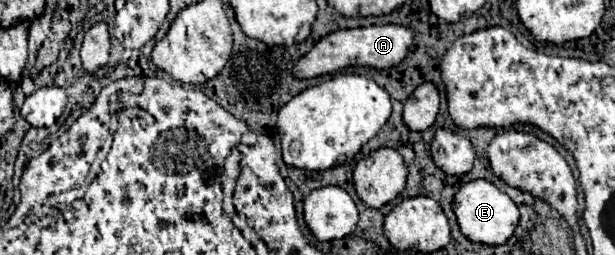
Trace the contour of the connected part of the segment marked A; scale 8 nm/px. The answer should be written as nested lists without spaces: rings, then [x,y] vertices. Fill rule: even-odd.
[[[370,25],[358,29],[340,29],[326,37],[322,37],[308,55],[304,55],[296,67],[294,75],[300,79],[310,79],[326,73],[334,73],[338,69],[366,65],[374,69],[390,69],[406,59],[410,47],[414,45],[414,31],[404,25]]]

